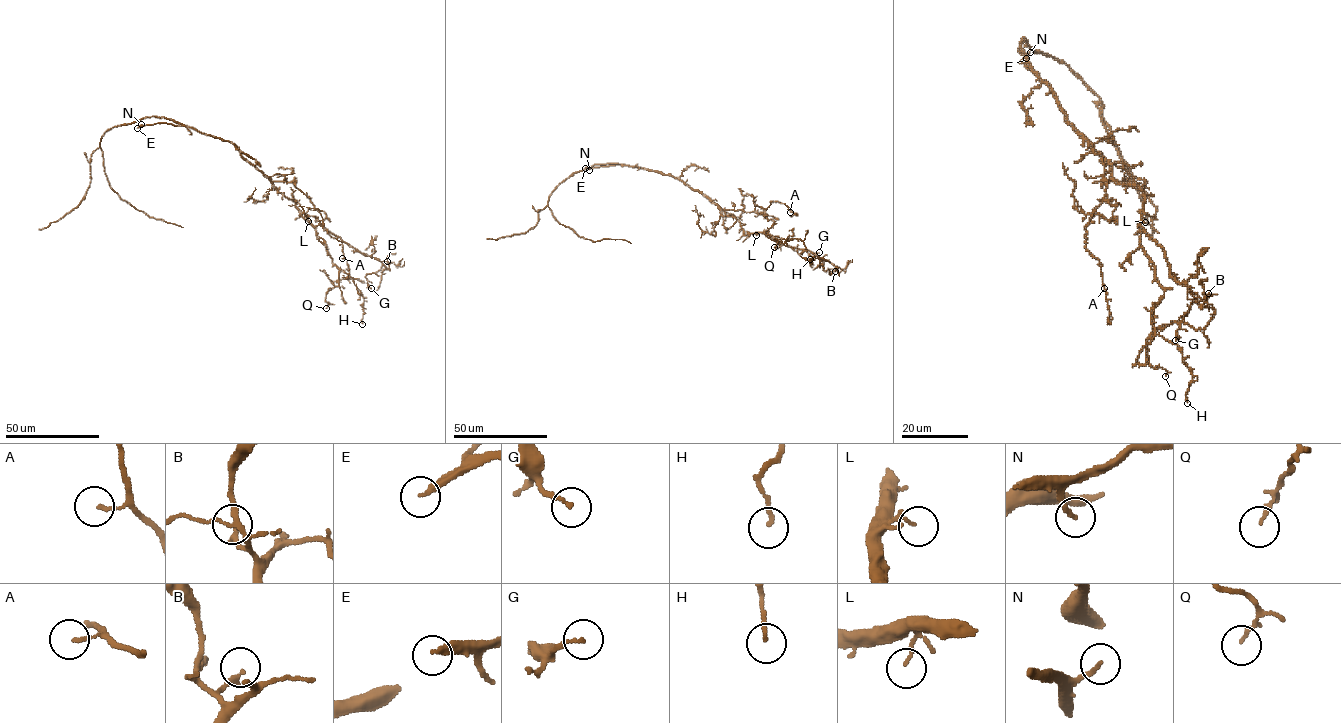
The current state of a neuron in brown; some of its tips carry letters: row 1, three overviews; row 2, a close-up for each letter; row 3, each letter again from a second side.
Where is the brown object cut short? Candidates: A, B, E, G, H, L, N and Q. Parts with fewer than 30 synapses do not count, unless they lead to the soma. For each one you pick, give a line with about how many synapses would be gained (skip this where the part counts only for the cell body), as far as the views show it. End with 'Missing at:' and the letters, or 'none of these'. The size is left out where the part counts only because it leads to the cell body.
E: 80 synapses
N: 50 synapses
Missing at: E, N

